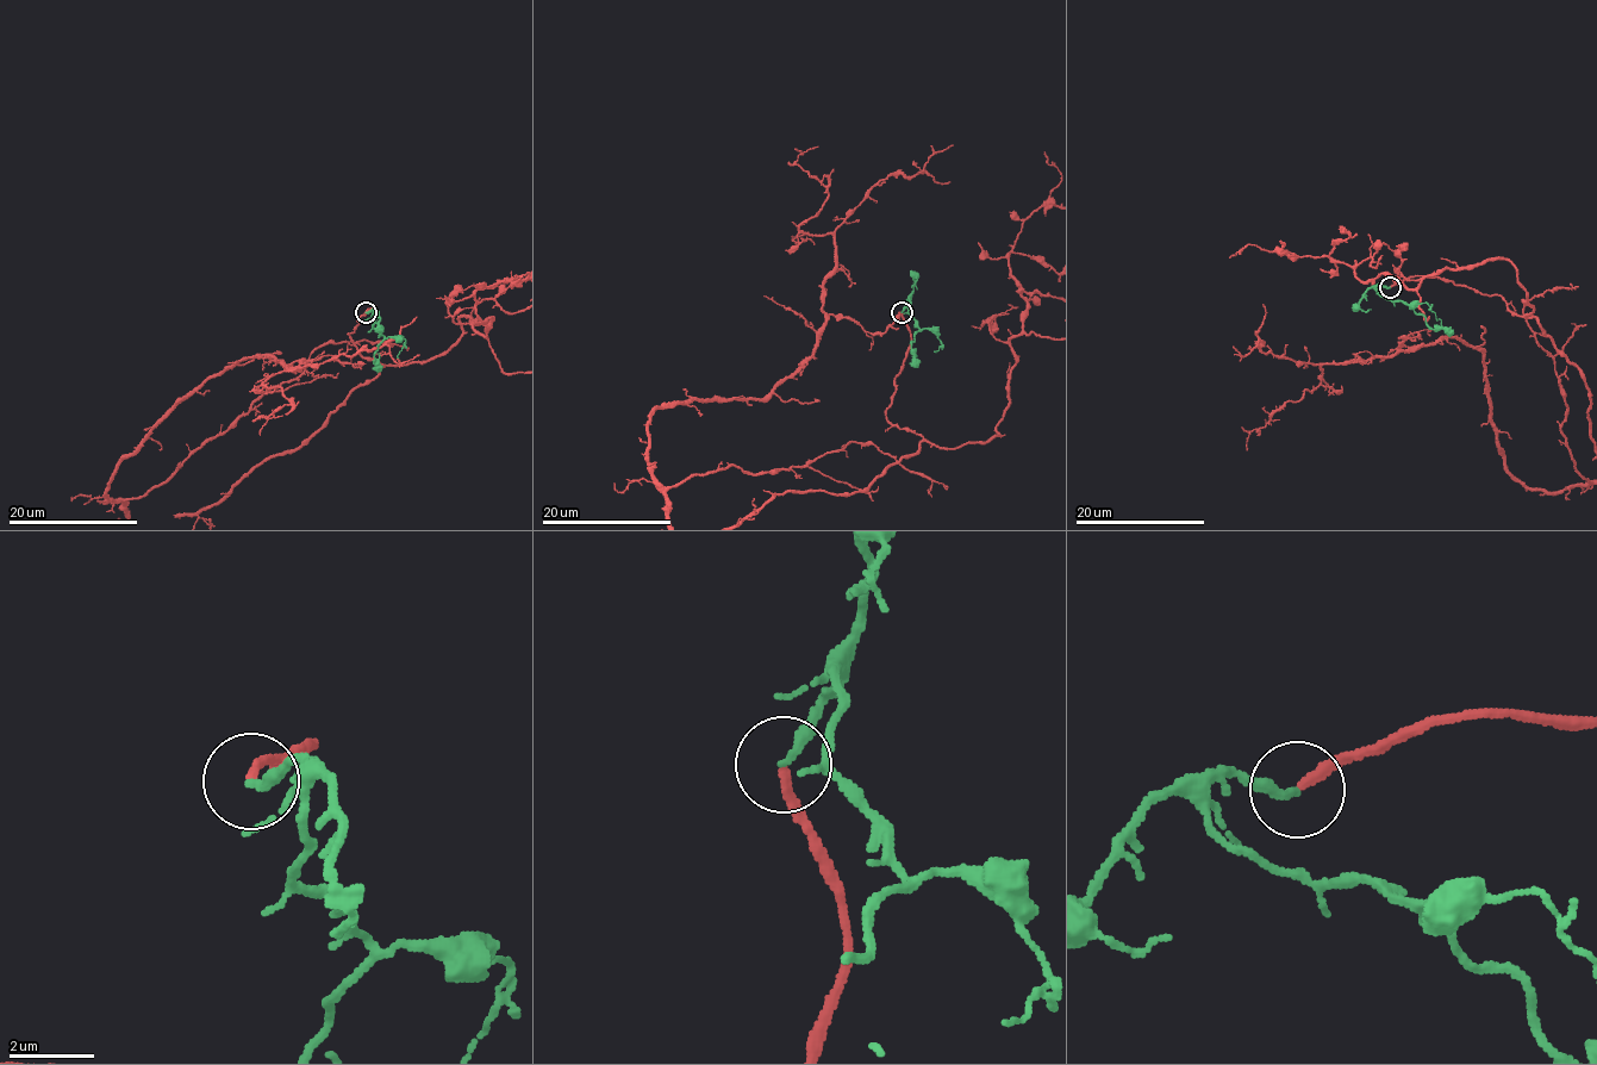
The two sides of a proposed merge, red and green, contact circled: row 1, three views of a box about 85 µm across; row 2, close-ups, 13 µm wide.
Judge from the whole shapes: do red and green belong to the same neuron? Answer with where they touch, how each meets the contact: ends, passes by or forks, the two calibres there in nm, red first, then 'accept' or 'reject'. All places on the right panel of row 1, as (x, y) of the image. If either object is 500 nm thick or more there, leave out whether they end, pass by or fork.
place (1390, 287); red ends; green ends; calibres 200 and 220 nm; accept

